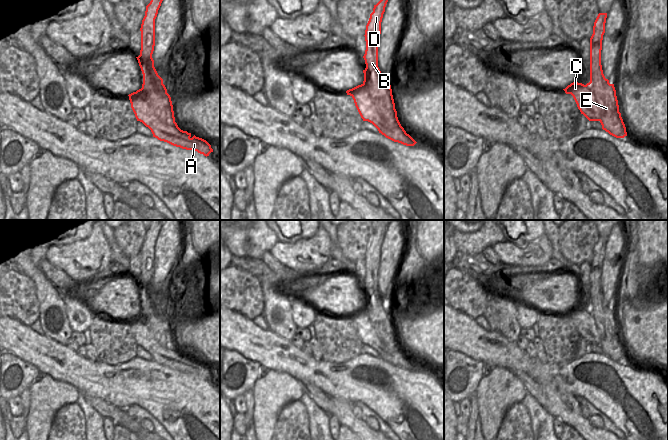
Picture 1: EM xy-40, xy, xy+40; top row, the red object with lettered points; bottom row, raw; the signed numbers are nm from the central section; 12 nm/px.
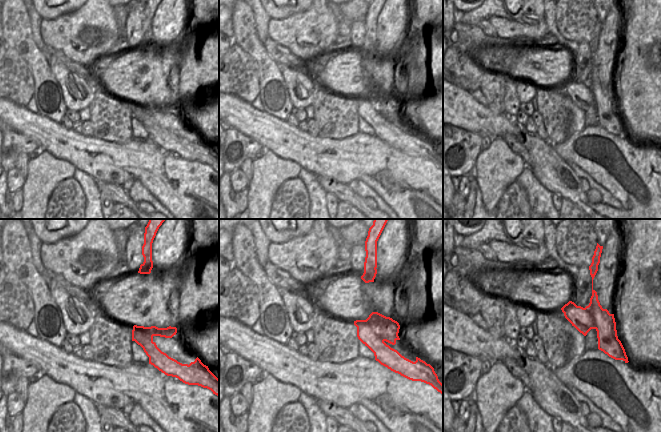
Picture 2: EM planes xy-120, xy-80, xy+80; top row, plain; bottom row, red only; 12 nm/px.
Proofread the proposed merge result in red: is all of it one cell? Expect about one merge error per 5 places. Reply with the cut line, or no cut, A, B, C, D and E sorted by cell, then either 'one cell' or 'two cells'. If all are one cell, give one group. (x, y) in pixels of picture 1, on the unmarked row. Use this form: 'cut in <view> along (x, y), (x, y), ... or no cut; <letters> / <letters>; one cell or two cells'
cut in xy along (362, 308), (385, 349), (389, 353), (395, 353), (400, 349); A C / B D E; two cells

